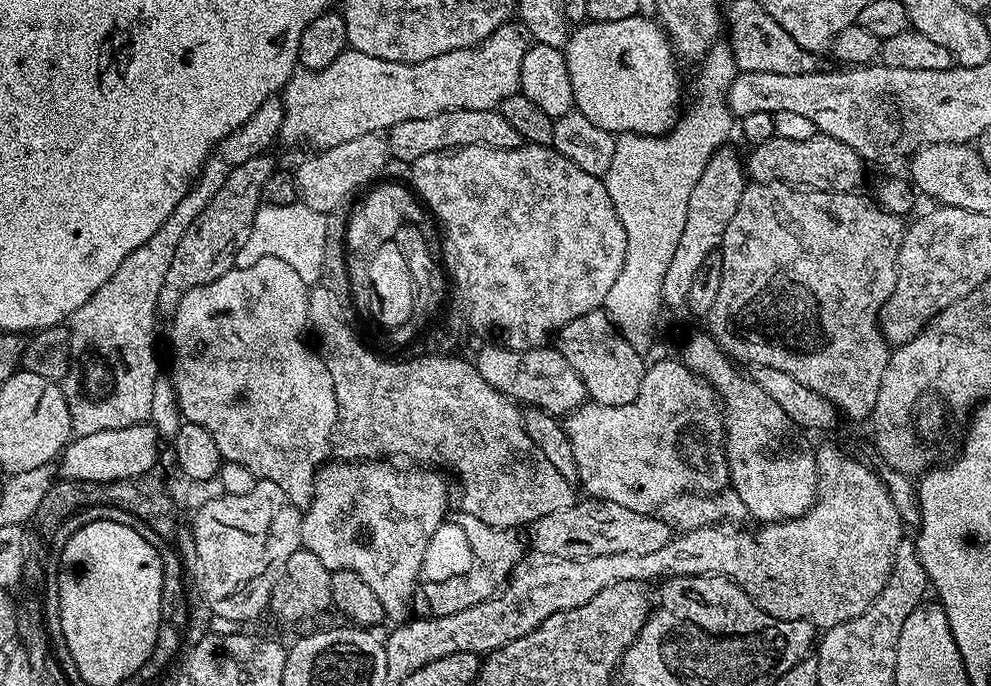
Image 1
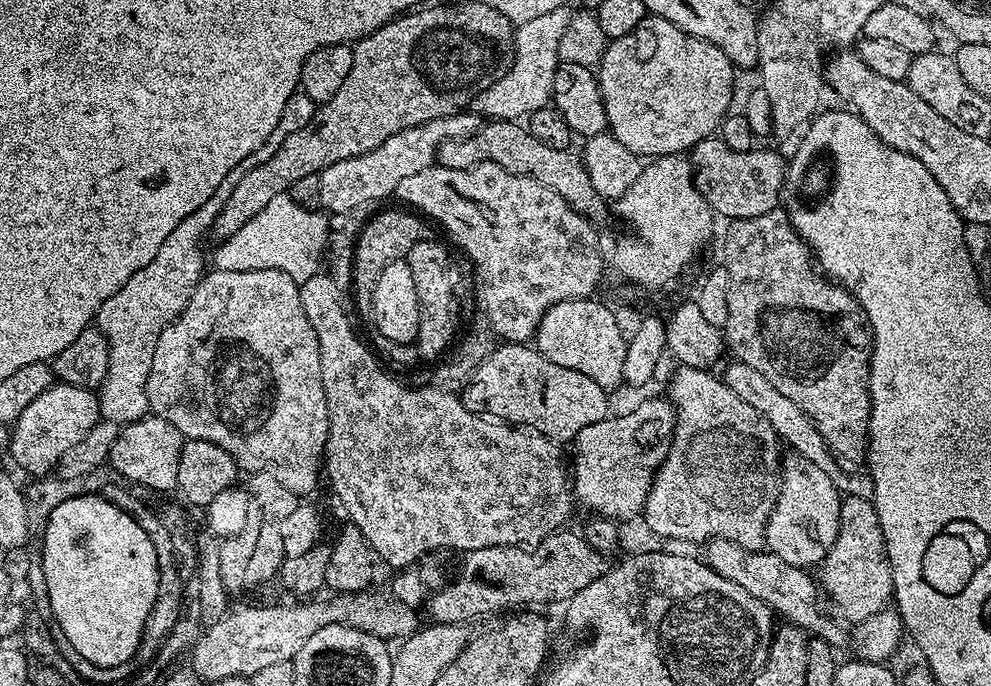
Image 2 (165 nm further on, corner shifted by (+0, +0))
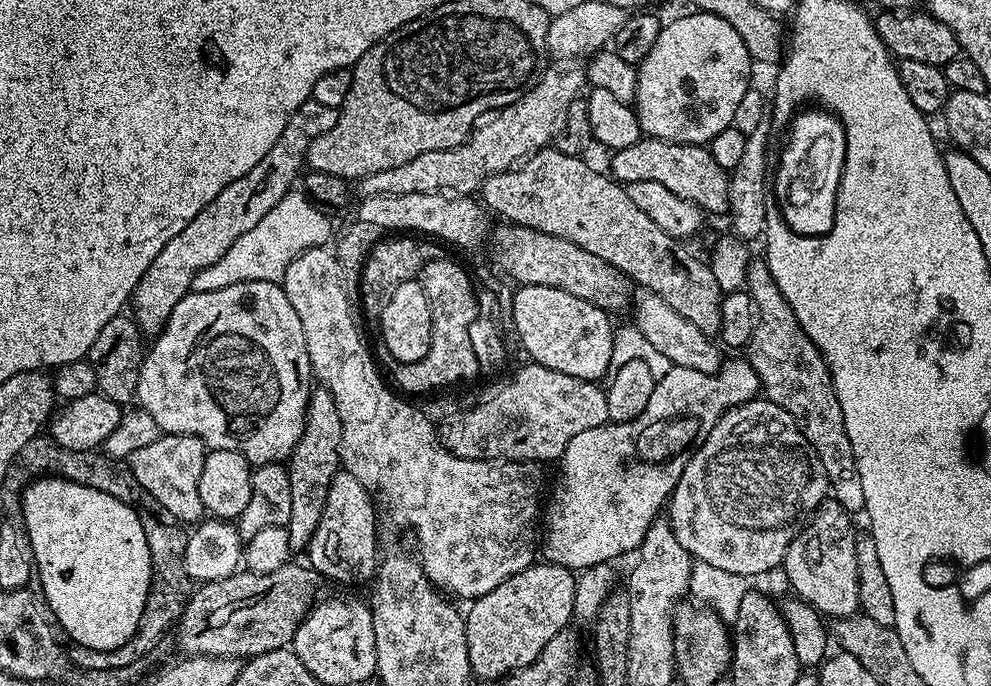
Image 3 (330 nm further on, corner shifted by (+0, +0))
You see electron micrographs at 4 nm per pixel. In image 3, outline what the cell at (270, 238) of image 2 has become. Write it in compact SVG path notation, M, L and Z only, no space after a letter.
M303 191L287 192L282 202L278 202L278 206L274 206L274 210L270 210L270 214L266 214L266 218L258 222L258 226L246 230L246 234L239 236L234 246L230 246L230 250L226 250L226 254L218 258L218 262L194 274L191 291L222 290L238 282L283 281L286 270L290 262L294 262L294 258L298 258L311 248L327 245L333 239L334 228L332 232L332 224L328 217L329 213L313 204Z

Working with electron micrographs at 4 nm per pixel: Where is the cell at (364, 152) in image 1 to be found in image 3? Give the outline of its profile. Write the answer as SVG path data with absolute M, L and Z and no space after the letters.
M568 62L563 66L552 66L556 68L549 67L522 99L489 115L456 148L418 154L418 158L403 166L394 166L394 170L378 170L378 174L362 177L358 181L359 195L365 197L439 192L471 197L479 193L486 177L494 175L495 172L506 172L521 163L529 154L551 145L554 122L558 122L558 114L562 114L562 110L566 110L566 106L570 106L570 102L574 102L585 91L586 72L578 65L576 62Z

